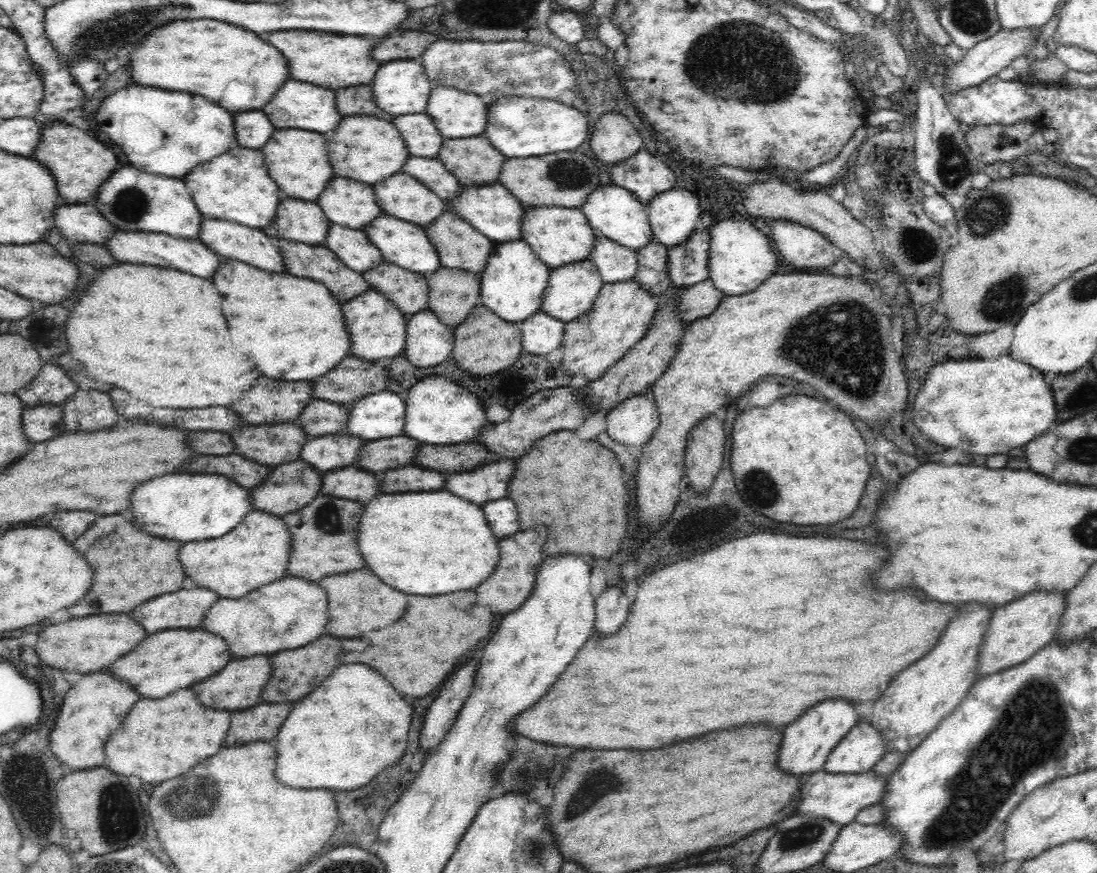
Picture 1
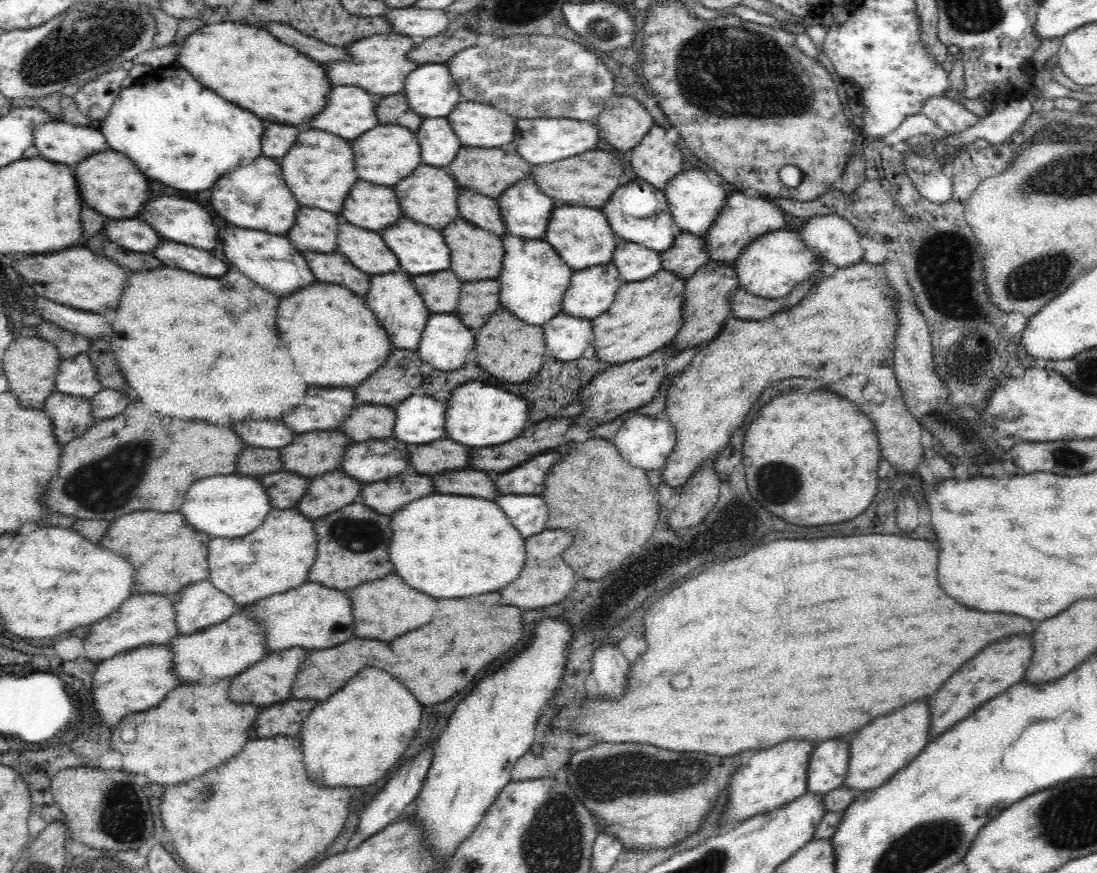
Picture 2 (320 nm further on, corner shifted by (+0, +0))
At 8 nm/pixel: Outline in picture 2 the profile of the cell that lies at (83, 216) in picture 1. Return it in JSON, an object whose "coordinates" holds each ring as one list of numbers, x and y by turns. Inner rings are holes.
{"coordinates":[[112,220,104,226,104,232,112,242,119,244,132,252,146,252,153,254,156,246,160,244,160,236,154,232,154,228,146,222,138,220]]}

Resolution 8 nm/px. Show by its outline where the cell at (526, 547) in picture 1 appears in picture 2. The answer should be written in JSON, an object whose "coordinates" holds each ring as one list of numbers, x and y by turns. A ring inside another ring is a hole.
{"coordinates":[[546,528,540,534,526,539,527,555,524,568,519,578,516,578,504,590,500,590,502,602,508,602,508,606,532,610,563,601,572,592,578,580,573,568,563,559,563,552,573,542,573,533,564,529,550,530]]}

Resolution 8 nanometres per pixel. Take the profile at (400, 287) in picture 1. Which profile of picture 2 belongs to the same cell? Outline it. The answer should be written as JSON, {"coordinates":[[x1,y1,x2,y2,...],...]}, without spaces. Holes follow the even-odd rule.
{"coordinates":[[452,270,418,276,413,283,431,314,455,313,458,310,462,281]]}

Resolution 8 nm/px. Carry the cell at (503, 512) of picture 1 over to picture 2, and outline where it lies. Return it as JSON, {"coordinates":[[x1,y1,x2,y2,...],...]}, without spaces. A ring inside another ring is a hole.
{"coordinates":[[532,494,498,495,495,503,508,516,508,520,516,527,524,539,540,534,548,520,546,502,540,496]]}

